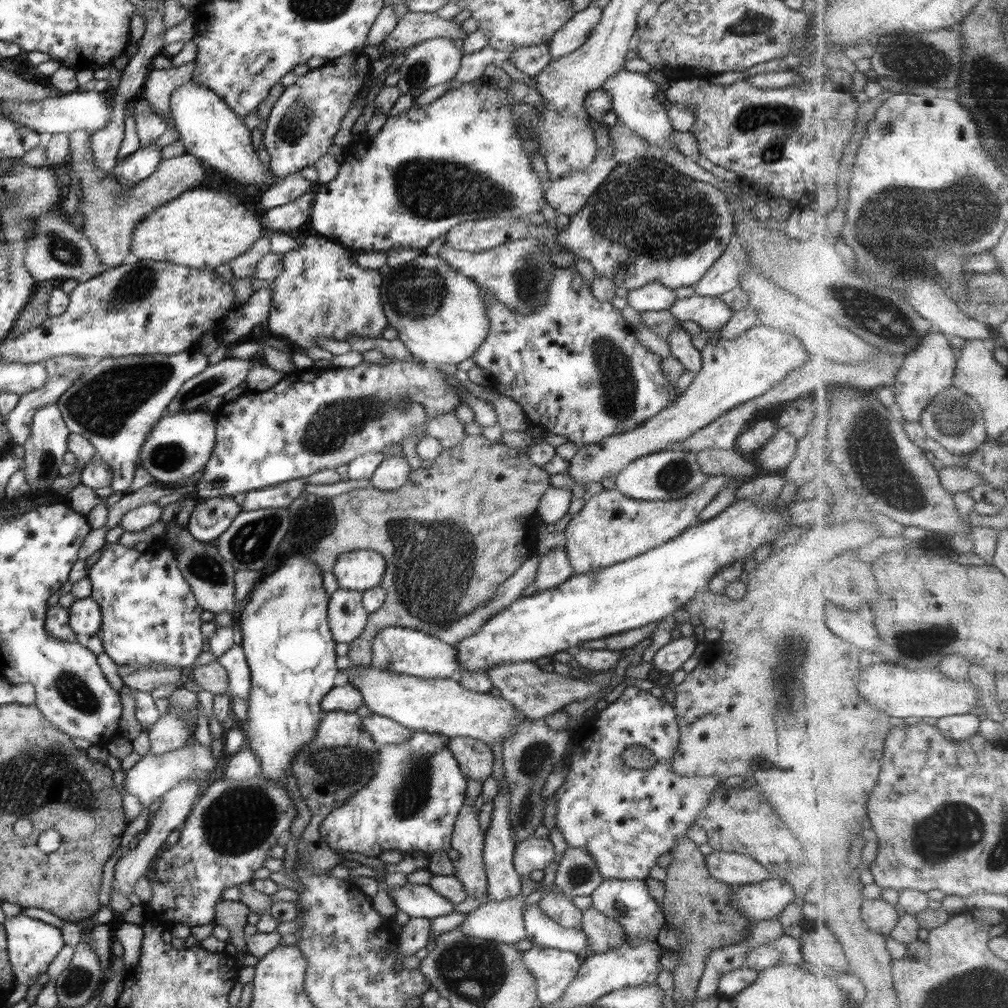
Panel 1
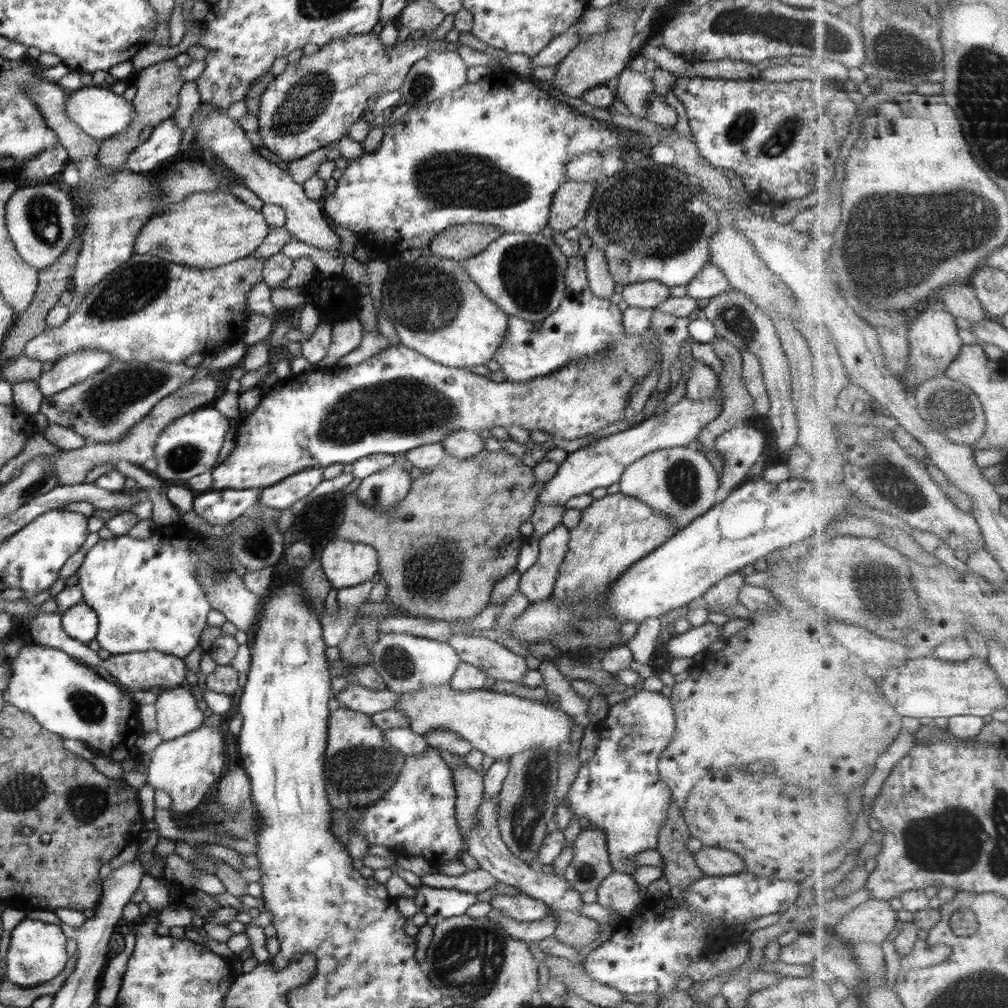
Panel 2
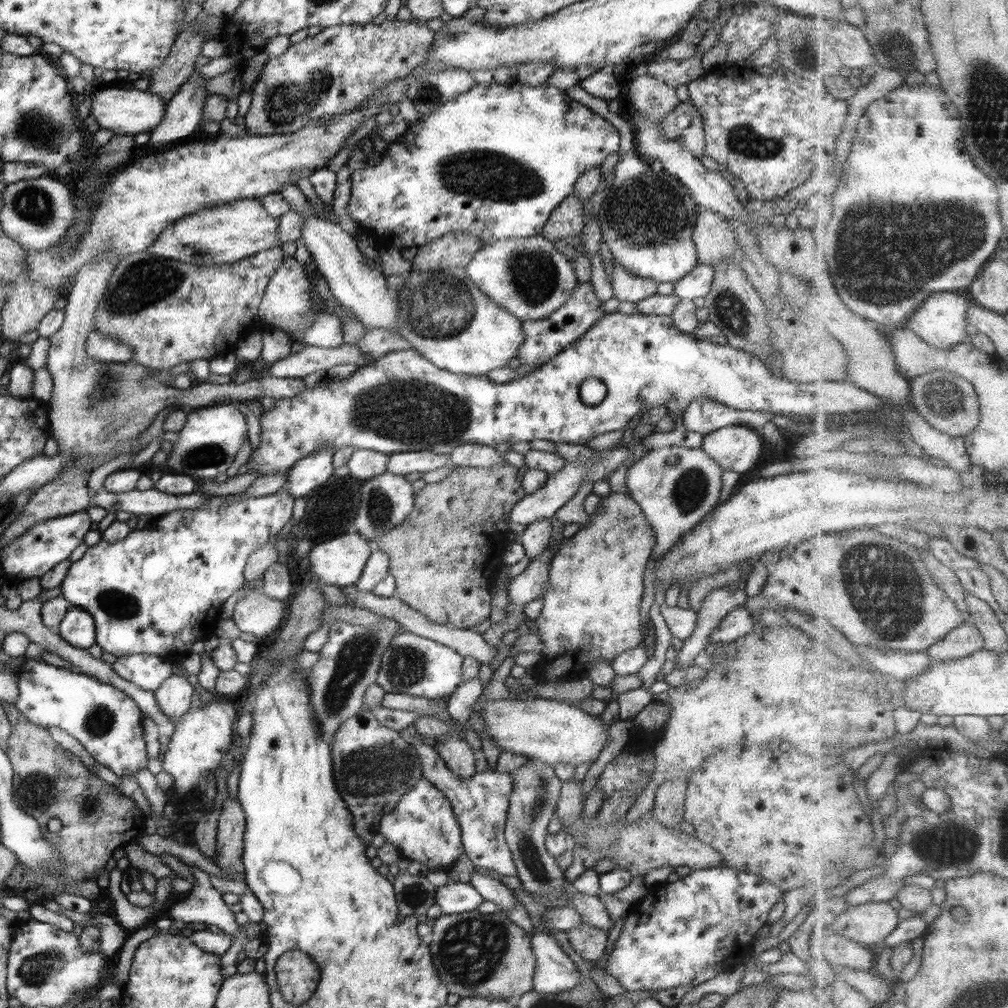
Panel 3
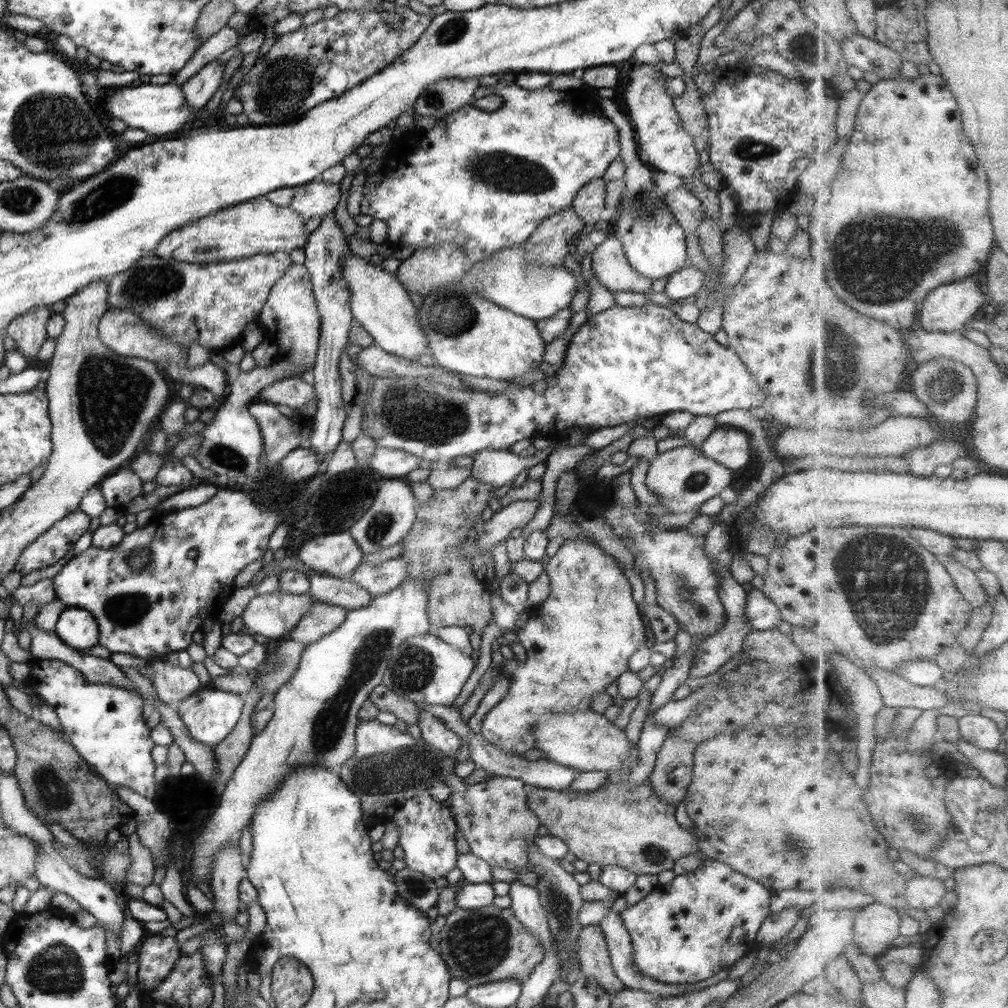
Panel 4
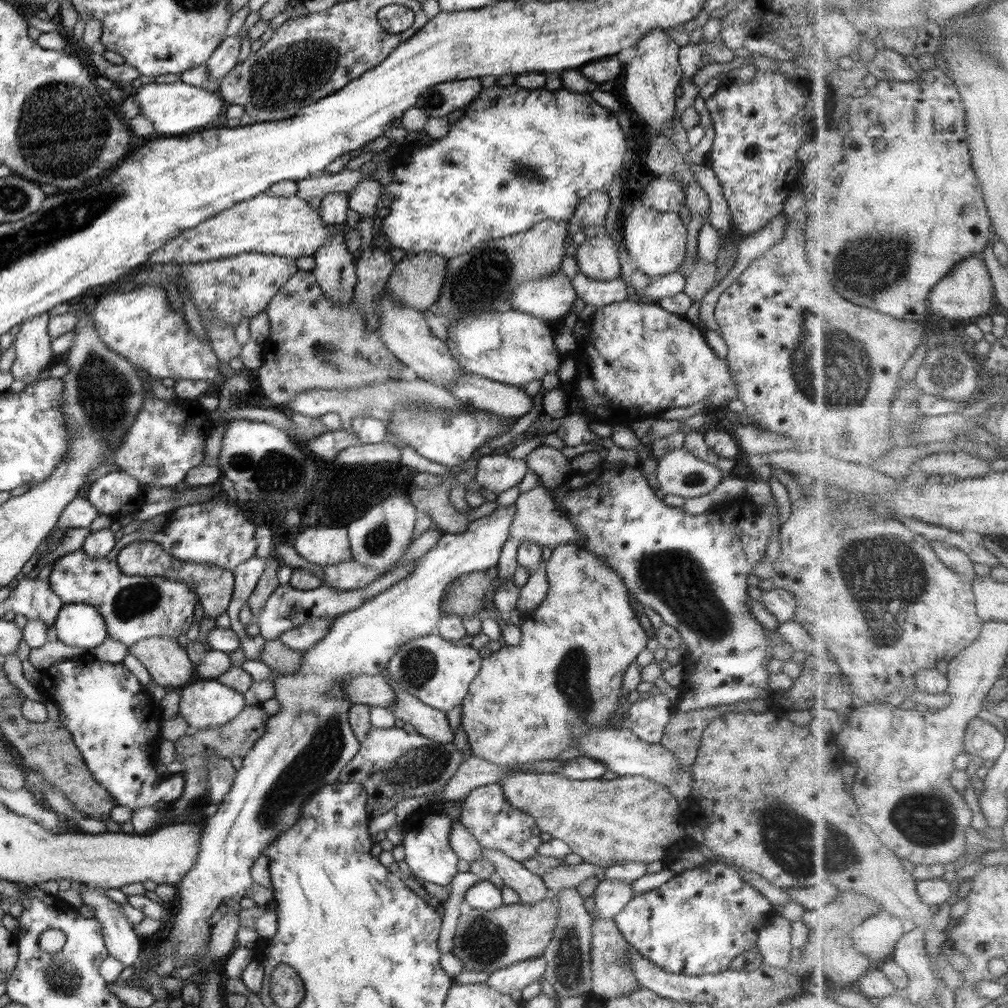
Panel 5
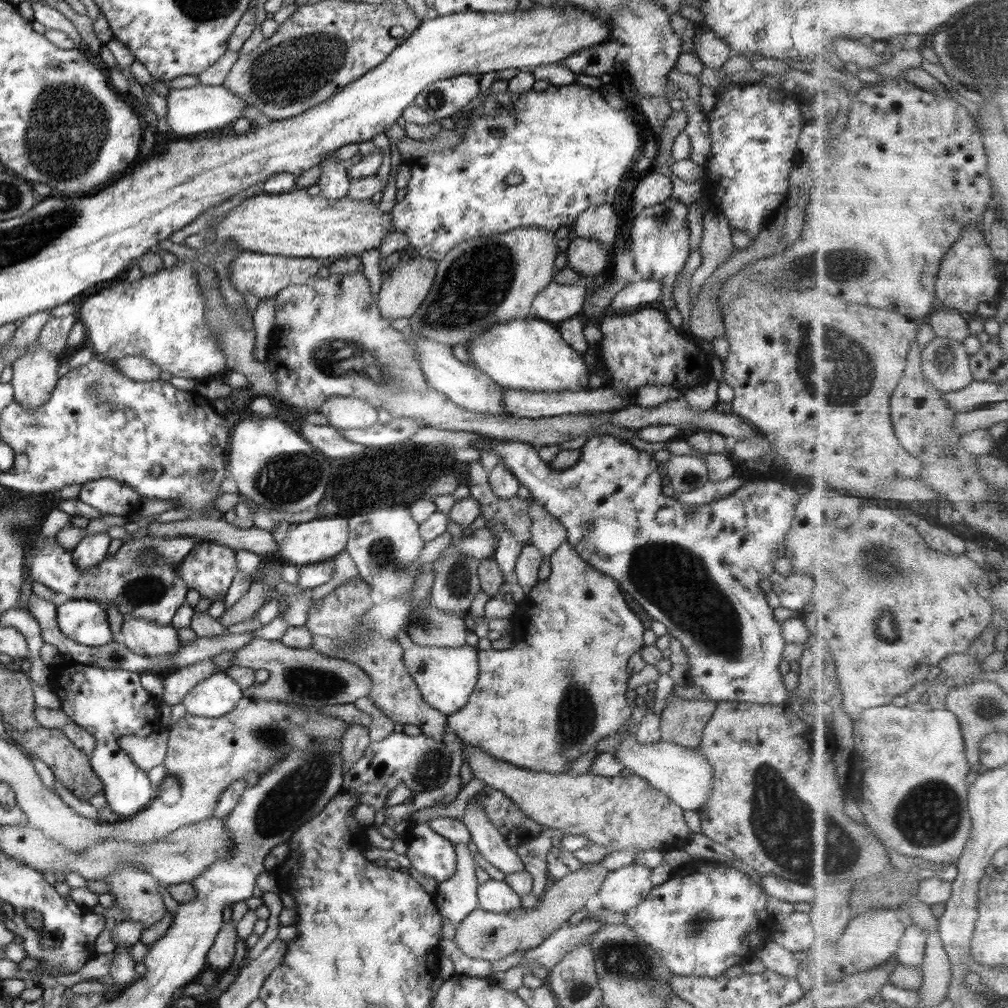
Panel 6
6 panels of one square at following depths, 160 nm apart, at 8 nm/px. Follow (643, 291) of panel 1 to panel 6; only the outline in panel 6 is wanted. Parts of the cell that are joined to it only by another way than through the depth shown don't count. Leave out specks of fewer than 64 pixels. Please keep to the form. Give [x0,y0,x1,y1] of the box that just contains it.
[565,236,612,276]

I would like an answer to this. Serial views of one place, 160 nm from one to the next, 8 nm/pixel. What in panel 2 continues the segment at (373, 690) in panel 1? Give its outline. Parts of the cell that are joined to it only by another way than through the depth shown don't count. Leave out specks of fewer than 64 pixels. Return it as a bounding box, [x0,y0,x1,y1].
[392,684,573,760]

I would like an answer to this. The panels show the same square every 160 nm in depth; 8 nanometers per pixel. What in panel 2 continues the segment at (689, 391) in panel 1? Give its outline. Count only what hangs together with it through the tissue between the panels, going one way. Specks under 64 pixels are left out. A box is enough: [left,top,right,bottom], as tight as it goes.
[538,359,726,506]

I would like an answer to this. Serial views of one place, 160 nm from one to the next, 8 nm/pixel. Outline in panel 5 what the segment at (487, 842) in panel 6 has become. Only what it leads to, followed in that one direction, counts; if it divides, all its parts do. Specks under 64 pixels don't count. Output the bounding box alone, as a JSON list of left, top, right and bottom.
[481,848,551,904]

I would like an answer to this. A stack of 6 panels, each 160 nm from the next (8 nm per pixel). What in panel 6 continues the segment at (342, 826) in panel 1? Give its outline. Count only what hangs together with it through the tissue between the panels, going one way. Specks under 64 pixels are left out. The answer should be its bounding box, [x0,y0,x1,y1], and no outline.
[405,822,457,884]

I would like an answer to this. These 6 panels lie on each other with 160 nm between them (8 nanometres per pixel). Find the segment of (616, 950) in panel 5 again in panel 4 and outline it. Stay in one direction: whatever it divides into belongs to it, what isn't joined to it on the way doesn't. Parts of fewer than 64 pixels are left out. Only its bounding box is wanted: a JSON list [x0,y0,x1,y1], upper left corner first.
[577,925,625,996]

